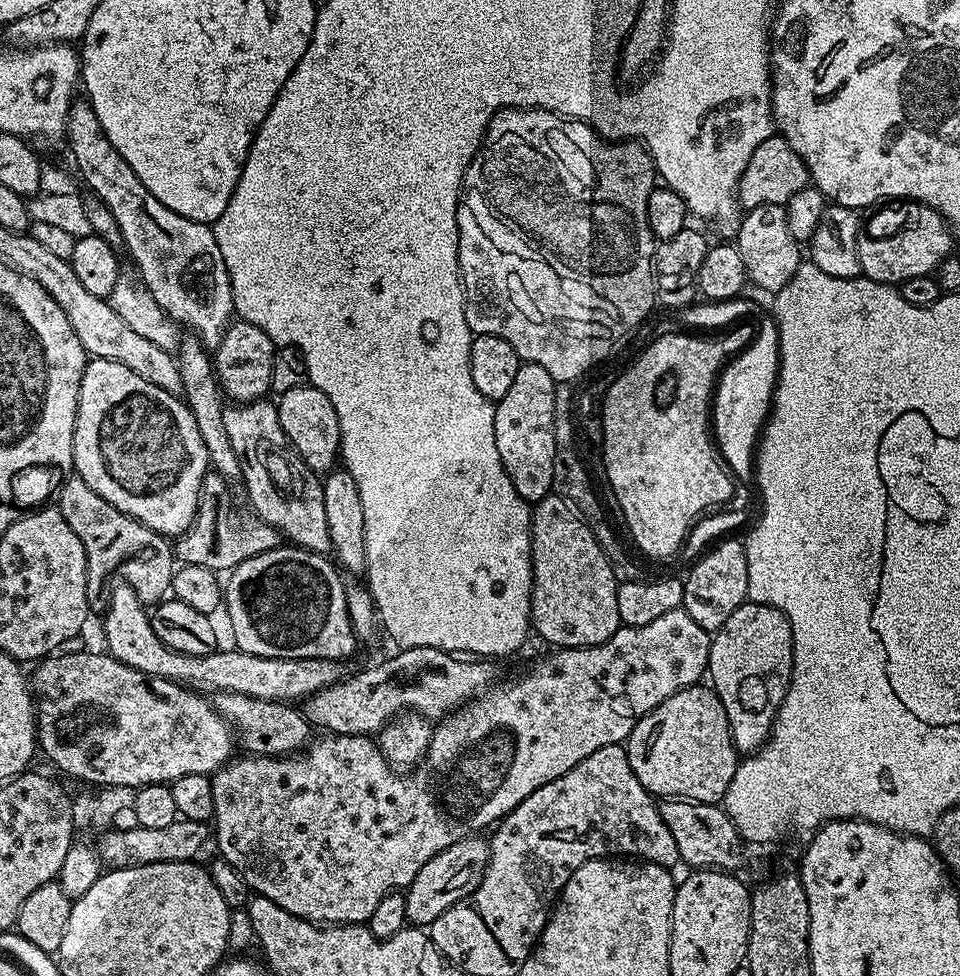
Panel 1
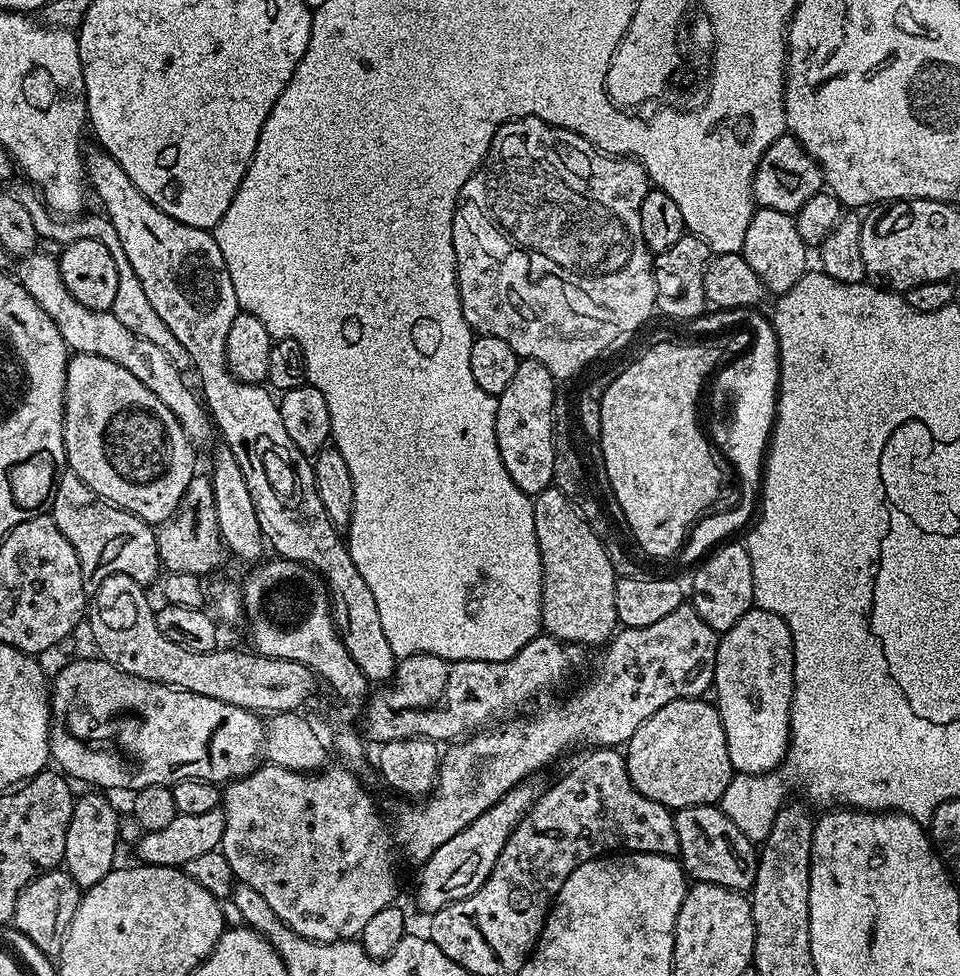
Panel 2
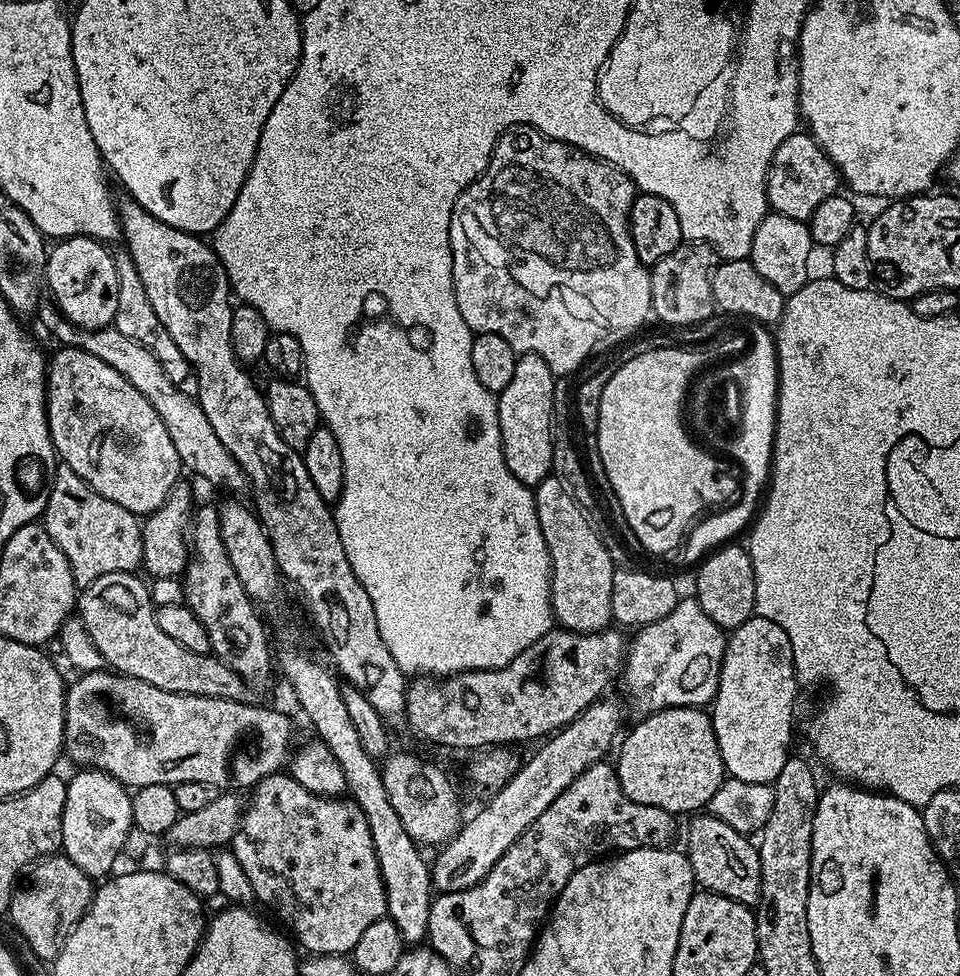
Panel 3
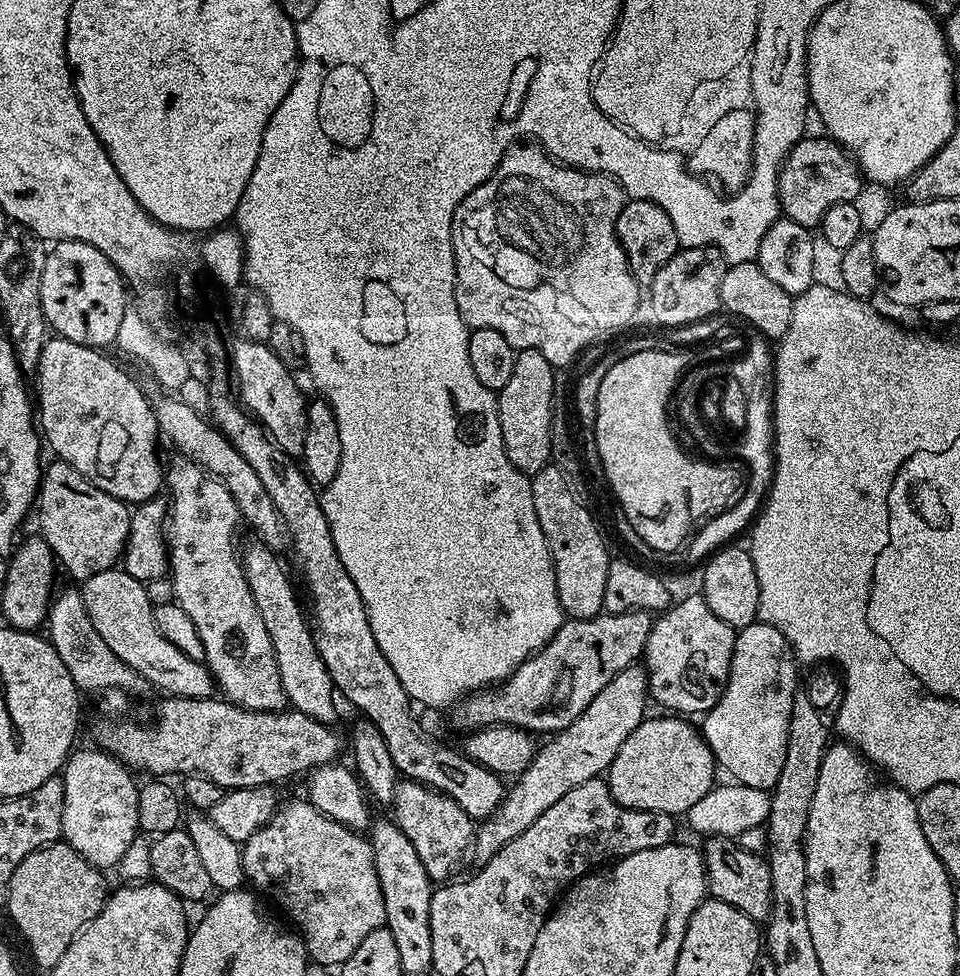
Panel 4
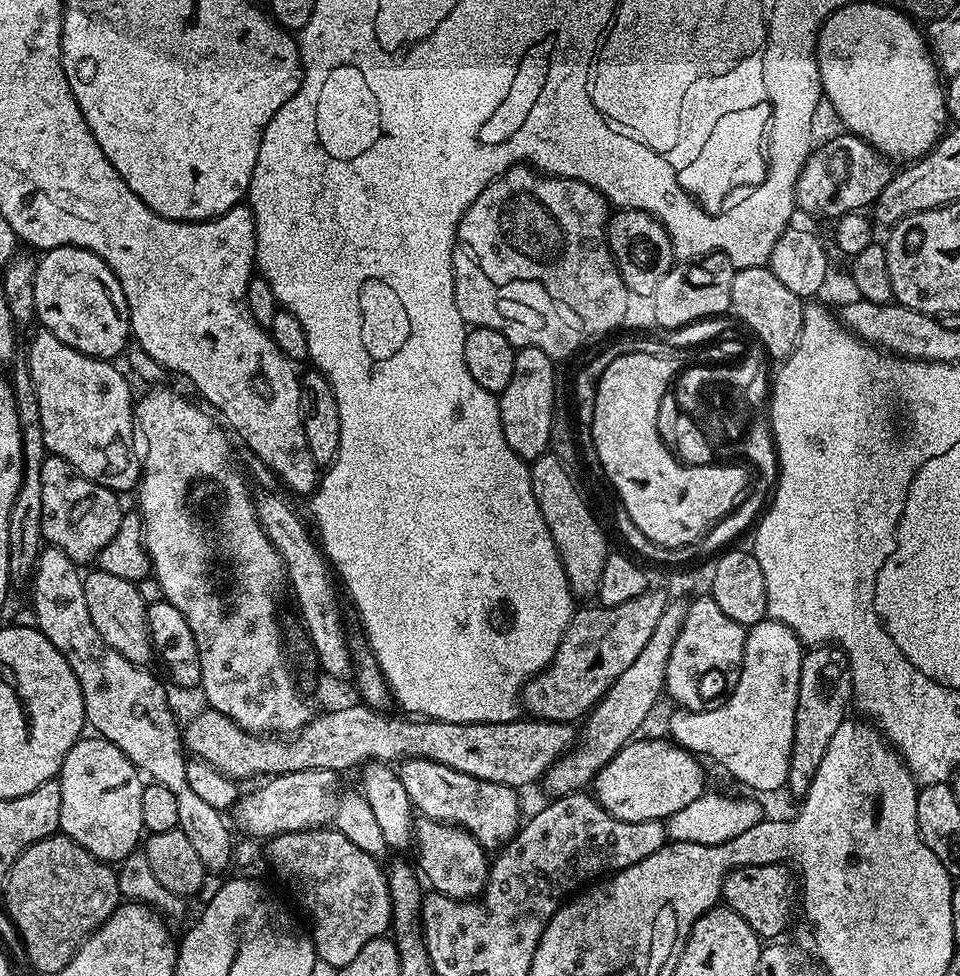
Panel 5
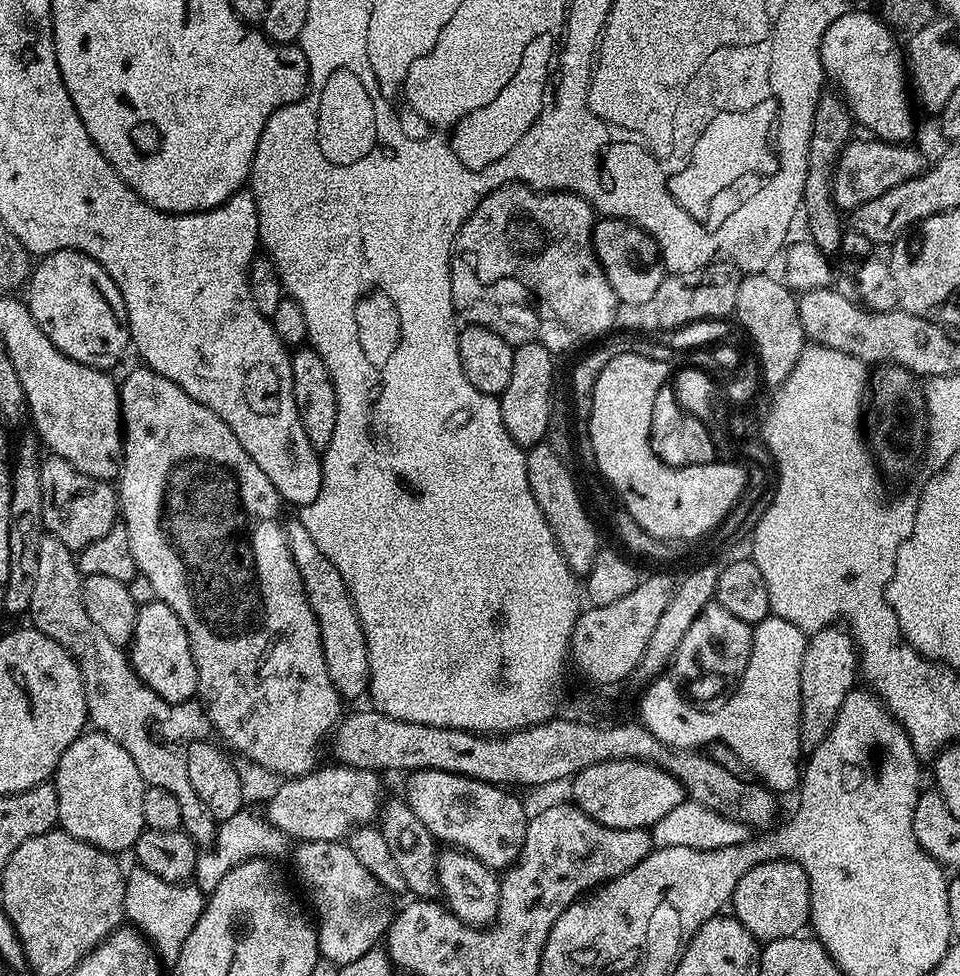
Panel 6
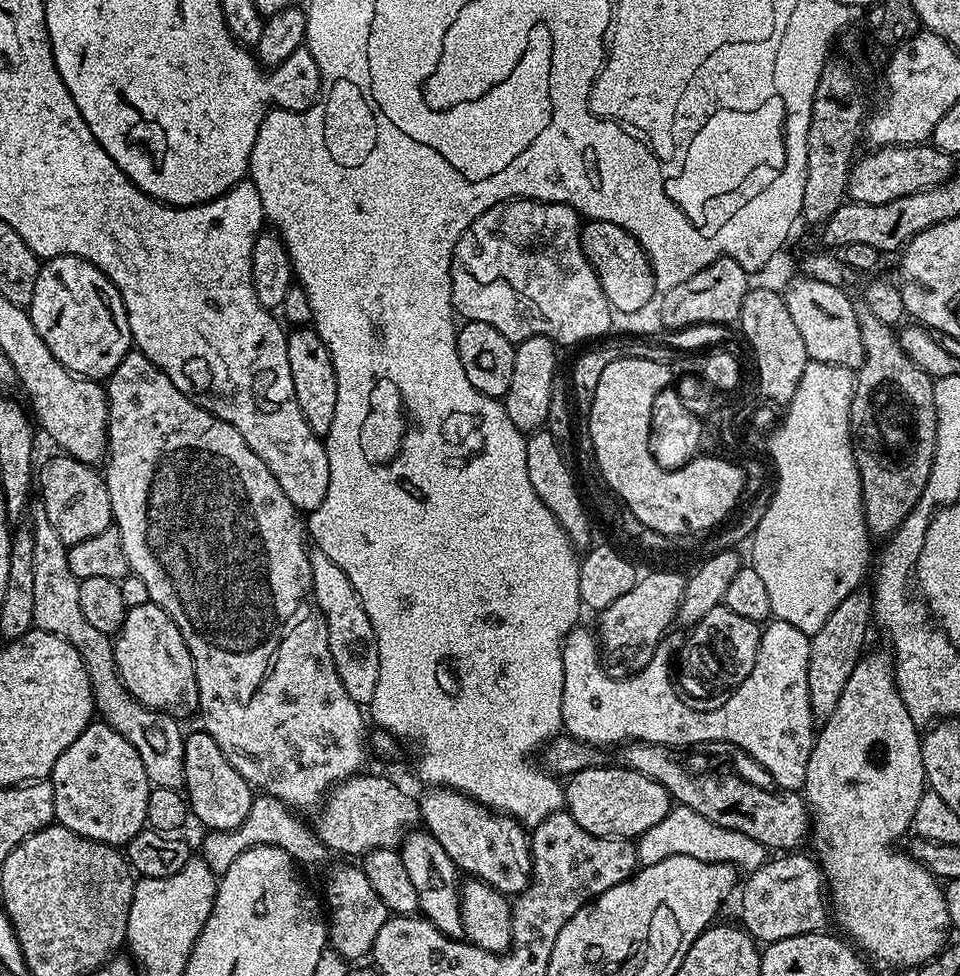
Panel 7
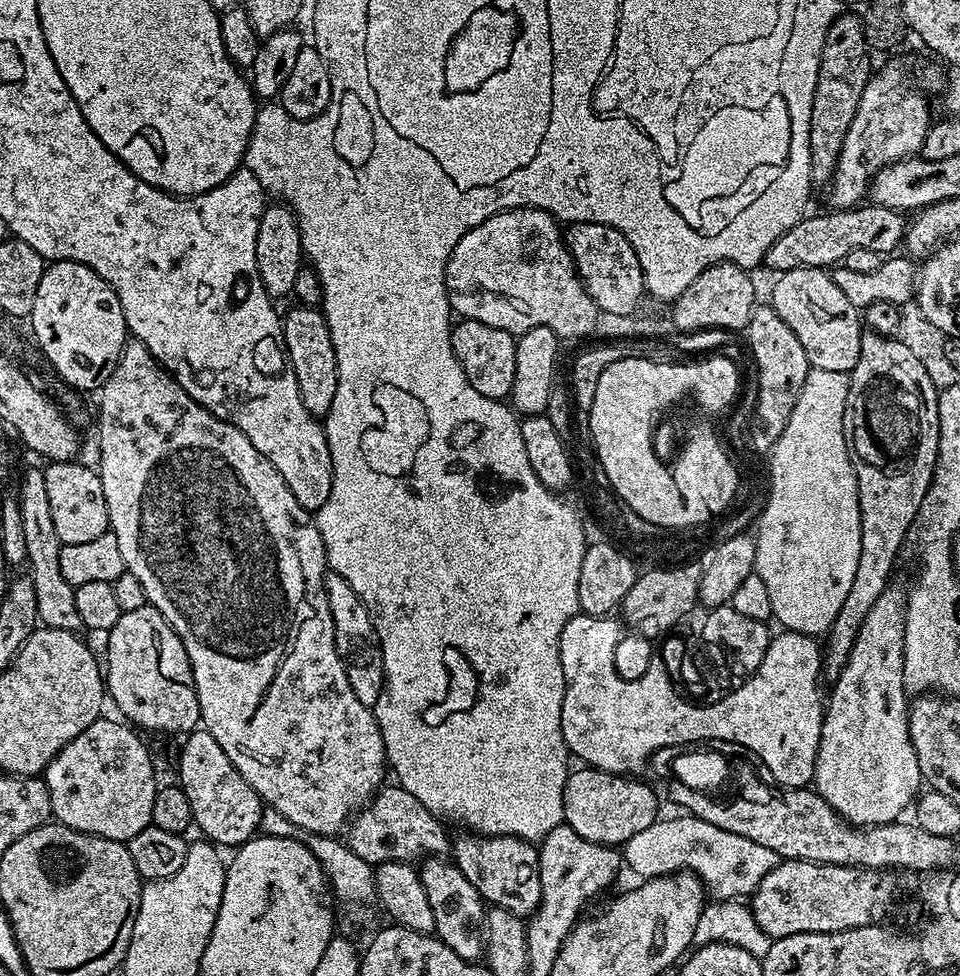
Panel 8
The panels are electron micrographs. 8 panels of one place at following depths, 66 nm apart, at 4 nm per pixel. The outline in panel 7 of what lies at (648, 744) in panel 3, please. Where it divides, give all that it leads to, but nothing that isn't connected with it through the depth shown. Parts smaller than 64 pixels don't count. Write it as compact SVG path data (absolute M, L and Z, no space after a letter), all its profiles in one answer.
M597 766L576 772L567 777L563 785L566 811L586 830L595 836L639 838L650 826L662 822L670 807L668 791L658 782L638 774L633 768Z

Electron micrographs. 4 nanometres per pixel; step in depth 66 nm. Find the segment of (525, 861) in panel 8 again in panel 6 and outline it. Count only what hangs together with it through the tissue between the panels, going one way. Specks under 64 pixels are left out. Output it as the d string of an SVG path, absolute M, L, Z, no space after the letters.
M433 768L409 772L406 780L410 810L418 814L418 822L430 830L437 842L468 852L493 870L507 870L515 864L520 857L522 842L526 842L530 812L524 809L518 797L508 793L511 791L507 787Z

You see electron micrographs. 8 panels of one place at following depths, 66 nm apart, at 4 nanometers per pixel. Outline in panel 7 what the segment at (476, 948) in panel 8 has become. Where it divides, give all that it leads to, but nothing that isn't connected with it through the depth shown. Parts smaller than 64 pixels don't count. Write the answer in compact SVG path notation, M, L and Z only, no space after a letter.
M427 830L405 831L398 851L402 858L402 866L406 866L410 882L413 883L414 890L418 893L418 904L422 915L430 922L434 922L434 926L438 926L443 933L450 937L461 939L463 937L462 910L460 909L462 876L455 862L450 858L450 854L446 854L446 850L442 850L442 845L438 843L438 838L434 838Z

